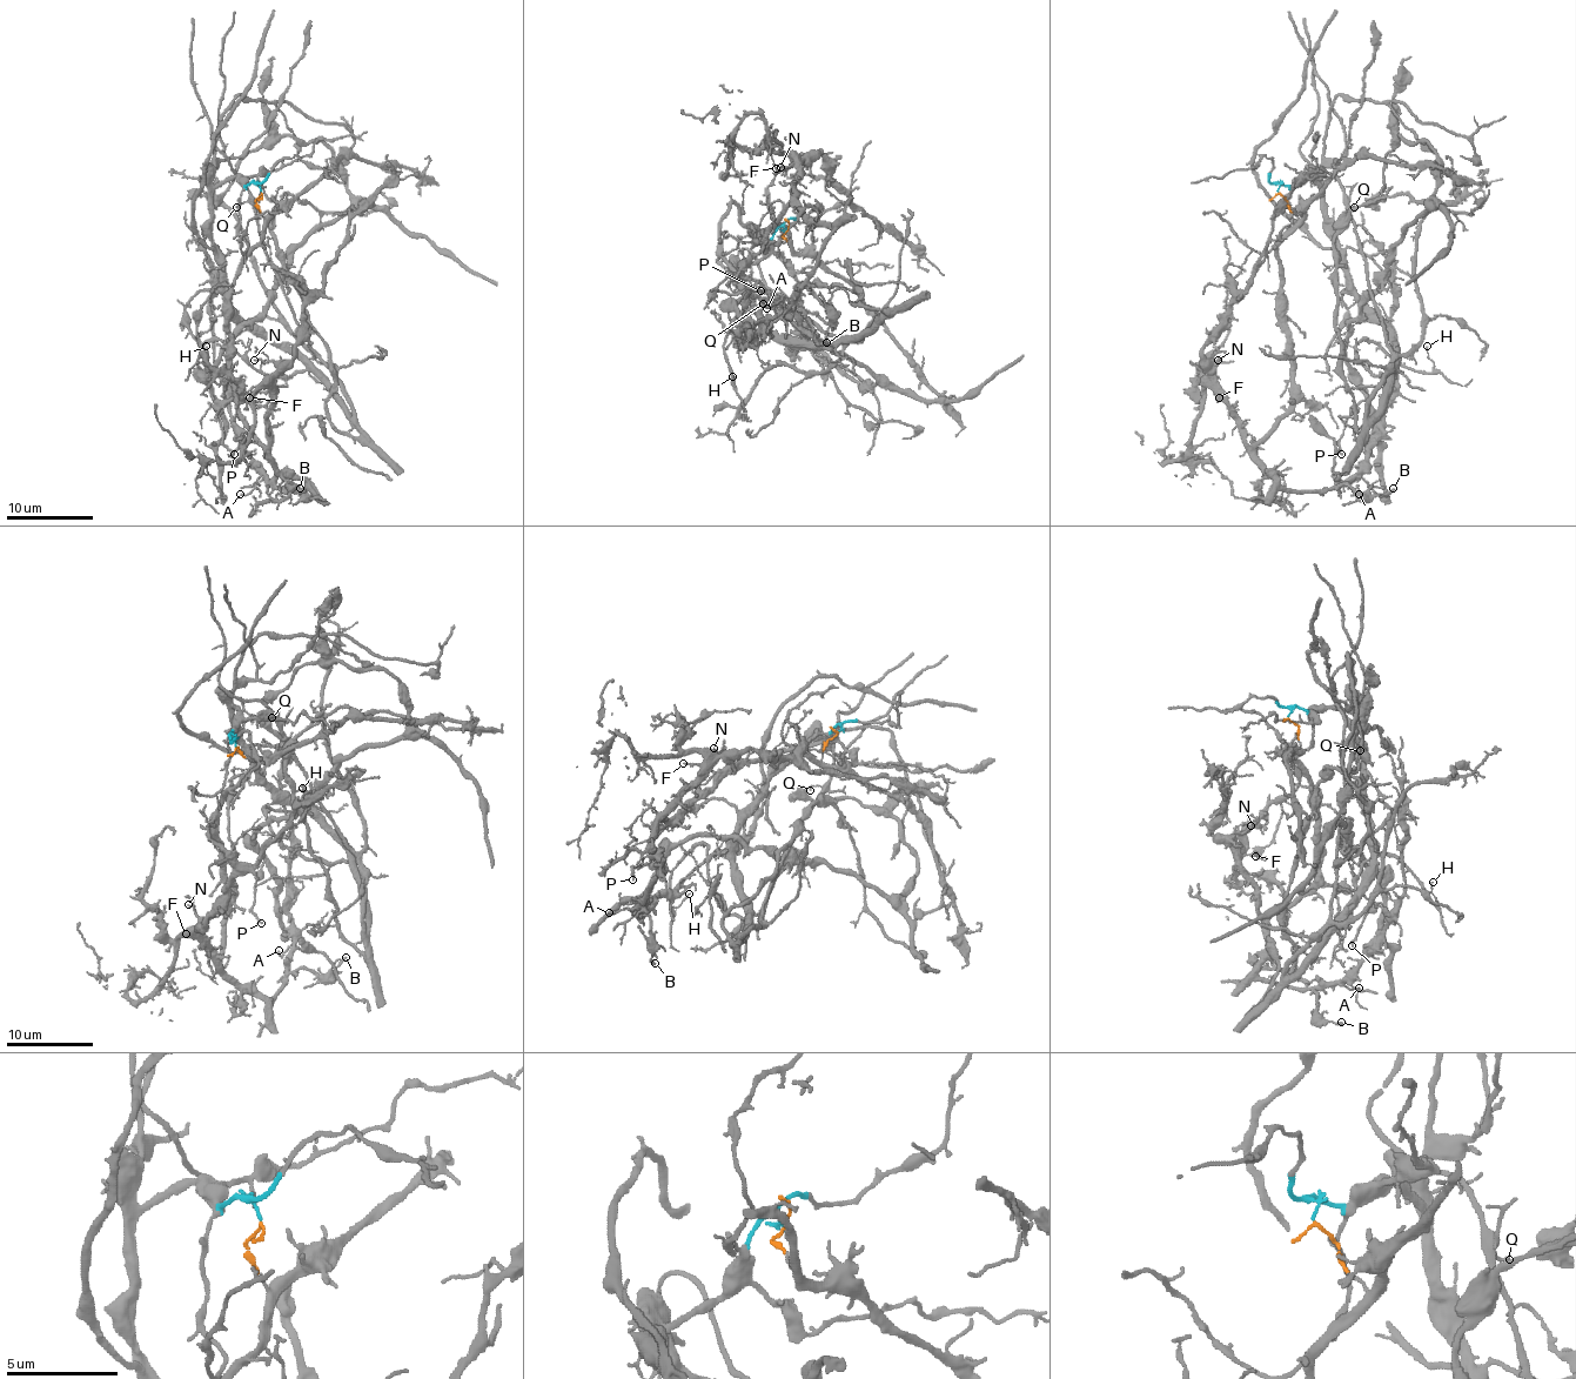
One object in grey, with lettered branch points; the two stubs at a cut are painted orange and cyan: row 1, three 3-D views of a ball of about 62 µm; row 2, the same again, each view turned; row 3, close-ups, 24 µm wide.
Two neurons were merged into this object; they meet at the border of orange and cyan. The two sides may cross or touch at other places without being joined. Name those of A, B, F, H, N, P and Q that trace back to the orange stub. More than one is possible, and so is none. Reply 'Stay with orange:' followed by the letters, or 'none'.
Stay with orange: A, B, F, N

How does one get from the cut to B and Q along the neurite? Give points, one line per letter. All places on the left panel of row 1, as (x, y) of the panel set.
B: (262, 191), (263, 239), (240, 267), (229, 320), (232, 385), (266, 457), (306, 486), (281, 488), (301, 488)
Q: (262, 191), (212, 193), (212, 236), (220, 294), (306, 366), (288, 376), (225, 335), (279, 280), (235, 206)

